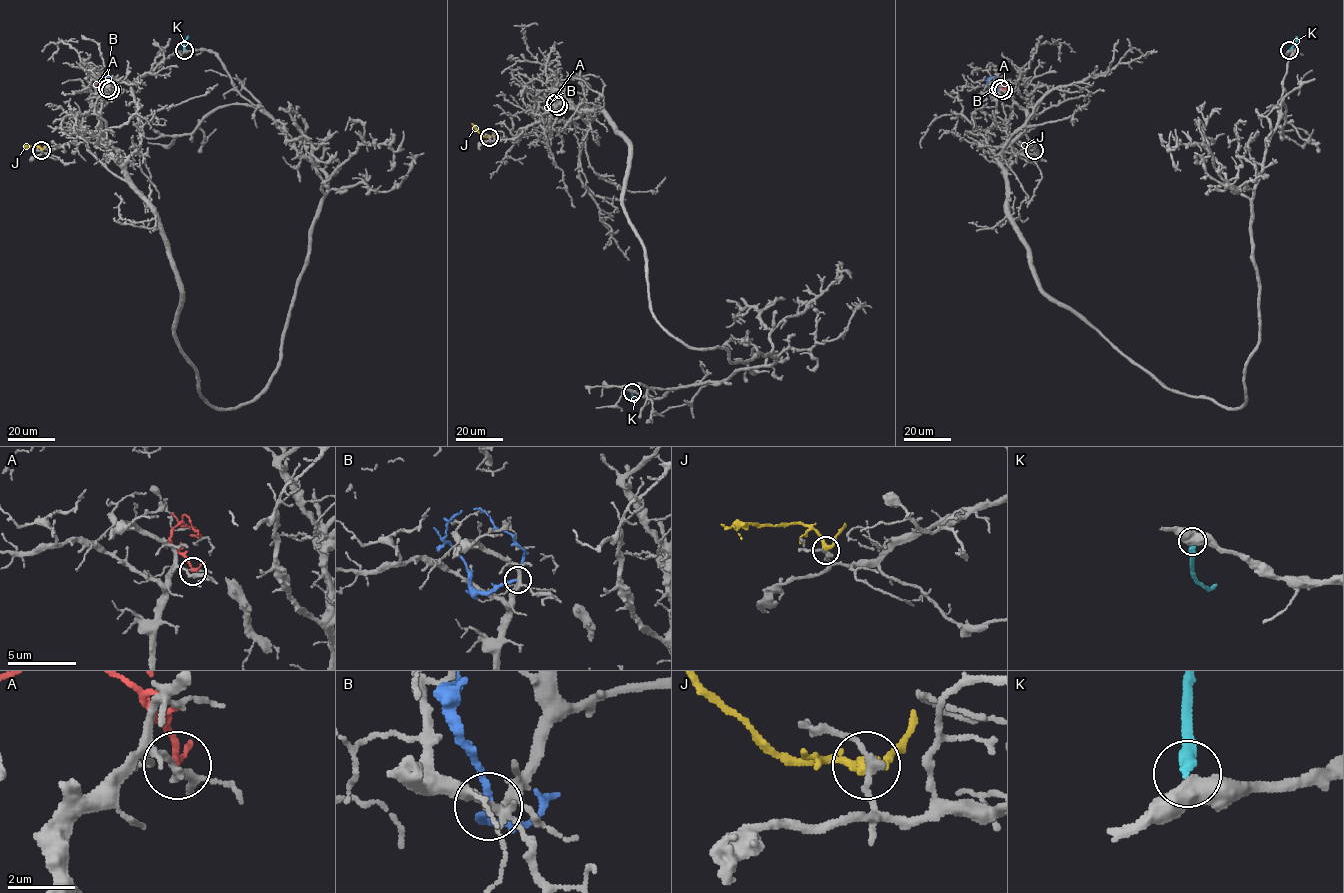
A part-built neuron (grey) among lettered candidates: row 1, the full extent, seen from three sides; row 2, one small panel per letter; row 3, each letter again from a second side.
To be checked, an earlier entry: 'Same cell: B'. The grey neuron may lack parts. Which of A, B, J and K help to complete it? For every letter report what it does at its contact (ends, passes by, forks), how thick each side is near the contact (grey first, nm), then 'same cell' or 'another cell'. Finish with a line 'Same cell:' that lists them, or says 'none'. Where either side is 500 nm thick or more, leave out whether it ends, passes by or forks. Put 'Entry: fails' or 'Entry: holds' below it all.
A: it ends there; 220 nm thick on the grey side, 220 nm on the other; another cell
B: it passes by; 260 nm thick on the grey side, 180 nm on the other; another cell
J: it passes by; 240 nm thick on the grey side, 320 nm on the other; another cell
K: 550 nm thick on the grey side, 280 nm on the other; another cell
Same cell: none
Entry: fails

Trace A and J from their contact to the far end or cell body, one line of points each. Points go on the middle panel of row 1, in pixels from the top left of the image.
A: (558, 106), (556, 103), (544, 106)
J: (489, 137), (483, 136), (472, 123)

